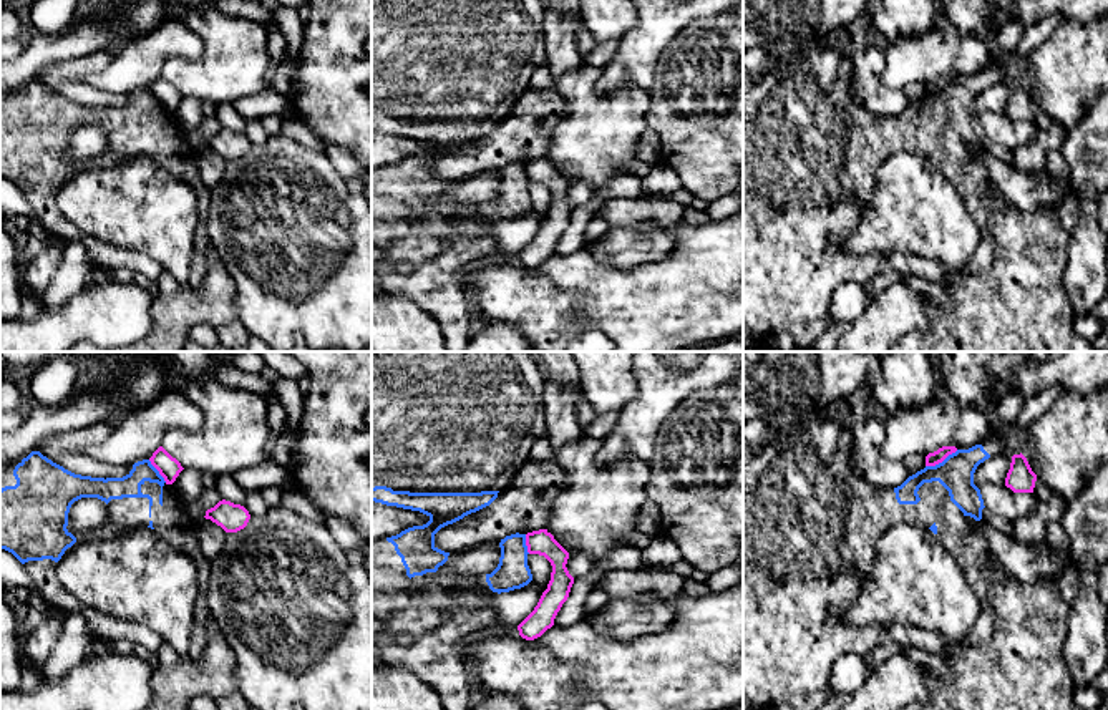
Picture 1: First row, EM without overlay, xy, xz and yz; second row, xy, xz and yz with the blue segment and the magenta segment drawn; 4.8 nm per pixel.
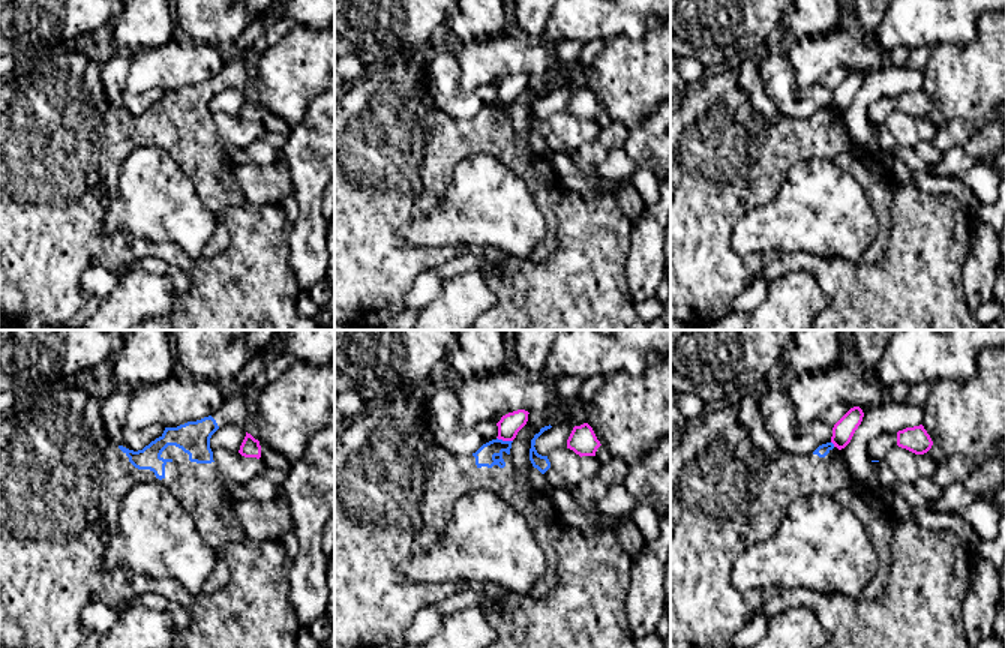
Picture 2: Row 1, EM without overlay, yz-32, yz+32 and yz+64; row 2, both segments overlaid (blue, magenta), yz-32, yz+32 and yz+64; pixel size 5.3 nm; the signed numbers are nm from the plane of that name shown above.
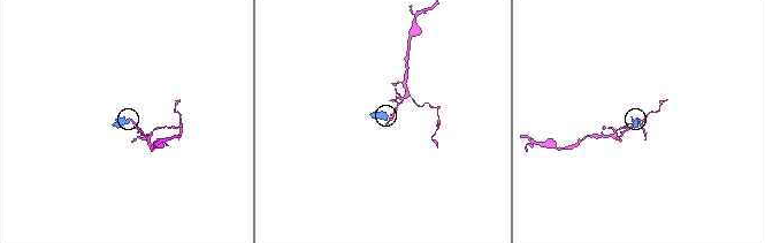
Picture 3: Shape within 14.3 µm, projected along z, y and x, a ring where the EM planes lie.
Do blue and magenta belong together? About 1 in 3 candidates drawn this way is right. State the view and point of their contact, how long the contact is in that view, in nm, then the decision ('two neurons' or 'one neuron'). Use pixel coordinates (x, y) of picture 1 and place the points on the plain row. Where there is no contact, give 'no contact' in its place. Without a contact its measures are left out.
contact yz (942, 90); length 180 nm; two neurons

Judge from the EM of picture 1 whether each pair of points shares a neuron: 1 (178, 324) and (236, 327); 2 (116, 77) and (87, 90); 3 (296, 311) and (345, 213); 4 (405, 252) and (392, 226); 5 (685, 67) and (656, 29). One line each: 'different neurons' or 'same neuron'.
1: different neurons
2: different neurons
3: same neuron
4: different neurons
5: different neurons

